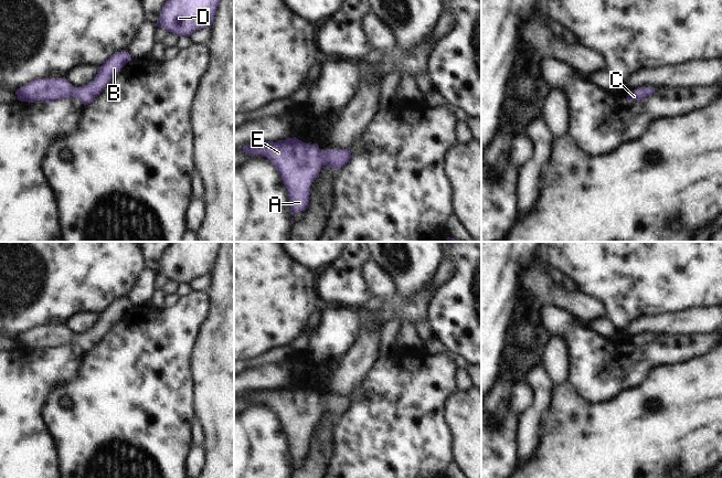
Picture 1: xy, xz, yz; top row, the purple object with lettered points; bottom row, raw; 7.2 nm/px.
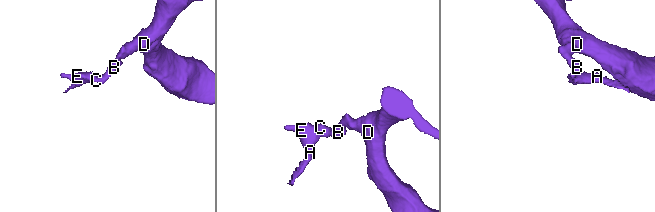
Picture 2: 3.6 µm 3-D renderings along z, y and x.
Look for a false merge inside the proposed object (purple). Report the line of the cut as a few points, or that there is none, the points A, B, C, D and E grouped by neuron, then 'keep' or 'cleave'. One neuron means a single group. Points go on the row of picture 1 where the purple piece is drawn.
cut none; groups A B C D E; keep

